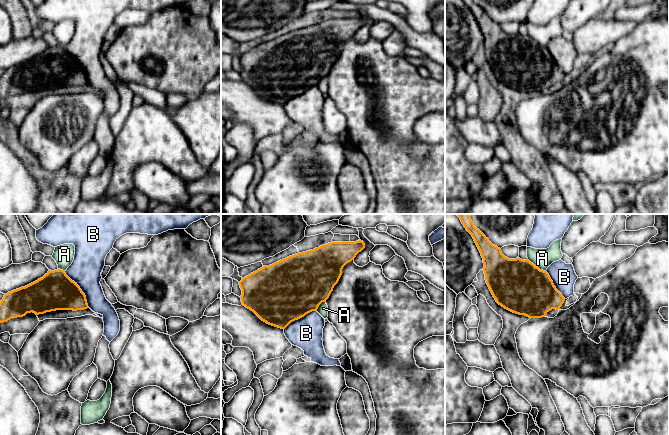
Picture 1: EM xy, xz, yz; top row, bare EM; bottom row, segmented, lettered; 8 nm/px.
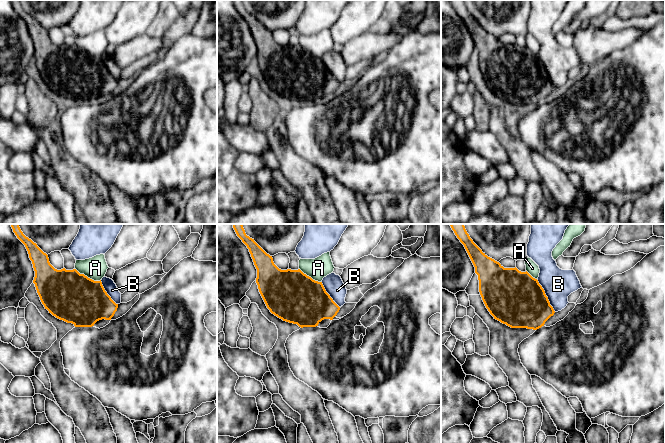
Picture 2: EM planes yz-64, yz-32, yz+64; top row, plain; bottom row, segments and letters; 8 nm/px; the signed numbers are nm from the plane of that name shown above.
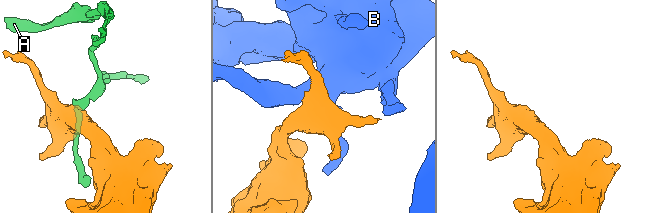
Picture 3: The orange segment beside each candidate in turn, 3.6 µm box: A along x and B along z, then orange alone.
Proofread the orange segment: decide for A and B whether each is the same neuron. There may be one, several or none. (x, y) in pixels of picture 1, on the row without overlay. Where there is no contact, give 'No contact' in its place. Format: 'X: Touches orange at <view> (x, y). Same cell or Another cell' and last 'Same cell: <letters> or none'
A: Touches orange at yz (535, 42). Another cell
B: Touches orange at xy (80, 65). Another cell
Same cell: none

